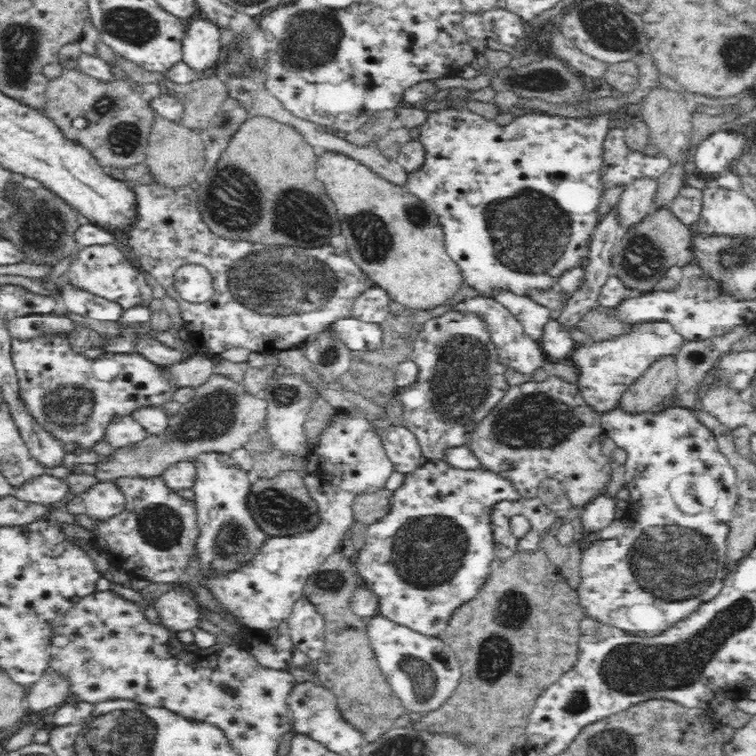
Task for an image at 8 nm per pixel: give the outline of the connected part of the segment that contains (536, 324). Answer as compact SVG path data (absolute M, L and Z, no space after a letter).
M505 292L494 296L494 298L503 304L510 312L523 324L524 330L535 341L544 334L546 325L554 321L558 312L548 309L542 304L538 304L530 297L516 296L510 292Z

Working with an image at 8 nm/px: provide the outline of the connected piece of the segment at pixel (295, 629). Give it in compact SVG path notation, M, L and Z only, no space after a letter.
M306 594L298 598L288 617L289 635L314 662L324 656L324 617Z

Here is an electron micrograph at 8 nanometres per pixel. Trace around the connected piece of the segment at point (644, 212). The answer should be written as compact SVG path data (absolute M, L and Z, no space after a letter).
M642 176L626 185L619 201L623 230L656 210L654 198L658 184L655 176Z

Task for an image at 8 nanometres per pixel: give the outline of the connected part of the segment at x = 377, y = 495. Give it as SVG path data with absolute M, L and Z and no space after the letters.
M382 489L374 493L360 493L354 497L353 519L370 529L391 514L394 491Z

